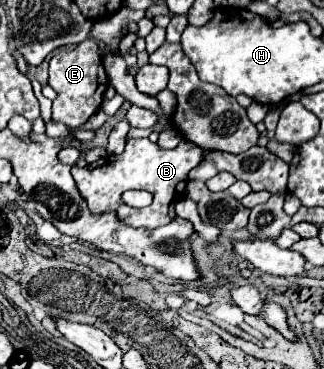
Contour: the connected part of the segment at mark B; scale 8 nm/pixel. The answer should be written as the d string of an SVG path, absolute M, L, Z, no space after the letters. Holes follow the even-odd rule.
M127 139L125 151L119 155L109 155L103 165L89 163L85 167L71 167L71 173L77 181L77 189L87 201L89 209L93 213L105 213L105 211L117 211L119 219L123 223L135 225L135 227L161 227L171 223L175 215L175 205L183 195L186 195L187 173L199 165L203 159L203 151L197 145L191 145L189 141L181 141L179 149L165 151L157 143L151 143L149 139ZM127 189L147 189L153 193L153 203L145 209L131 209L121 201L121 195Z

